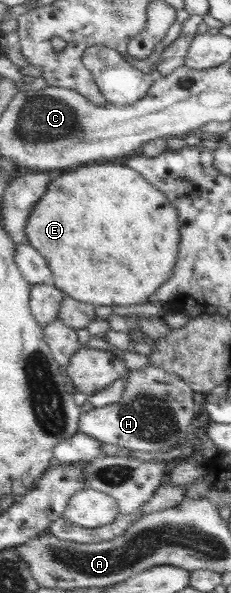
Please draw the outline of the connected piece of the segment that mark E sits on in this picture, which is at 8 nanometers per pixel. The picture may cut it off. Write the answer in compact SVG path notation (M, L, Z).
M88 165L88 167L80 167L78 171L66 173L62 177L56 177L48 187L48 193L40 199L35 205L34 211L31 213L27 221L27 239L39 250L44 253L44 257L48 257L48 265L52 265L54 271L55 286L61 289L68 296L83 301L84 303L98 305L138 305L151 300L151 297L171 279L175 271L176 260L179 259L179 249L183 240L182 228L179 221L179 209L172 205L172 202L164 195L156 186L146 181L140 173L136 173L131 167L124 165Z

